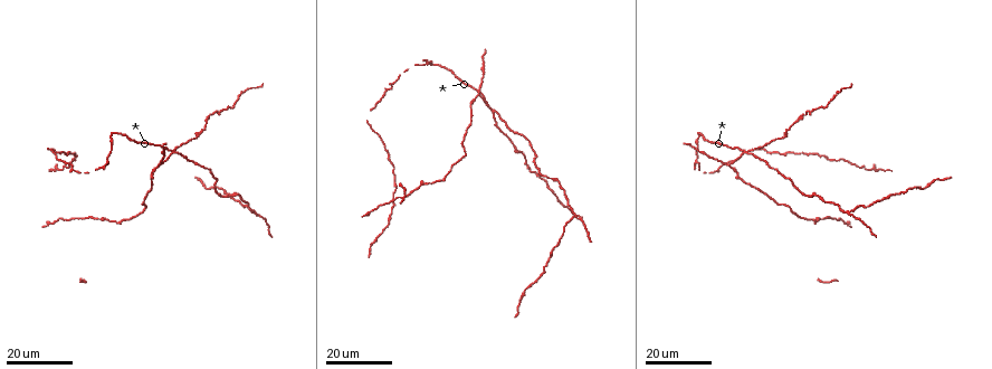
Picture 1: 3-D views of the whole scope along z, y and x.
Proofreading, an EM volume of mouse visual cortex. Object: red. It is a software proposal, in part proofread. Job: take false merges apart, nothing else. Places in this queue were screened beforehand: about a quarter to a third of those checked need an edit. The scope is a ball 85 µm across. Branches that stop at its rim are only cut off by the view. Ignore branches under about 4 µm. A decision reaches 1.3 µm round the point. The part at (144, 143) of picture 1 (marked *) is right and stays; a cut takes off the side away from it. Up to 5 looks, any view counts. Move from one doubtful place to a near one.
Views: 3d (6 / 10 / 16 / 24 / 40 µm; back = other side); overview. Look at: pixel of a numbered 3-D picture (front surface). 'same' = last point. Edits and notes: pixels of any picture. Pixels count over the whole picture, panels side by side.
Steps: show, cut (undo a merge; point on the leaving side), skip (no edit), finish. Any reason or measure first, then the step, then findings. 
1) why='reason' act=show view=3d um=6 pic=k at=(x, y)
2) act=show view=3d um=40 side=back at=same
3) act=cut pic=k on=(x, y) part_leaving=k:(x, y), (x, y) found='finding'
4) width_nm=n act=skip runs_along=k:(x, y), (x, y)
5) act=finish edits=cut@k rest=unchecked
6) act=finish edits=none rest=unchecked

why='thin arm on a thick one' act=show view=3d um=16 pic=1 at=(492, 109)

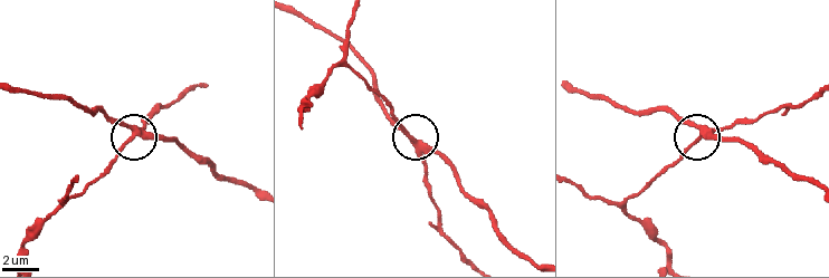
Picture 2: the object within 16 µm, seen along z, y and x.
why='closer look' act=show view=3d um=6 pic=2 at=(136, 132)

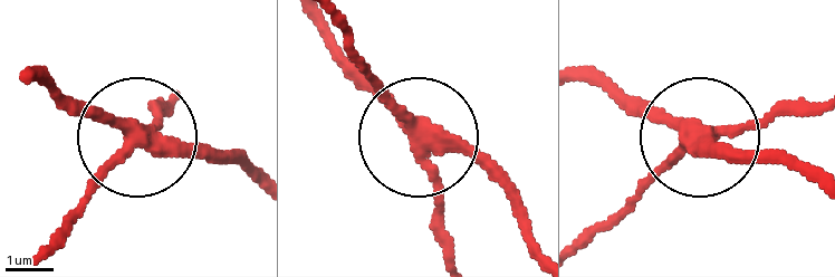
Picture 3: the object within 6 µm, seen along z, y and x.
width_nm=330 act=skip runs_along=3:(30, 82), (103, 110), (131, 141), (70, 209) found='one neuron here'

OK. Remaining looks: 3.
why='three-way junction' act=show view=3d um=24 pic=1 at=(728, 165)

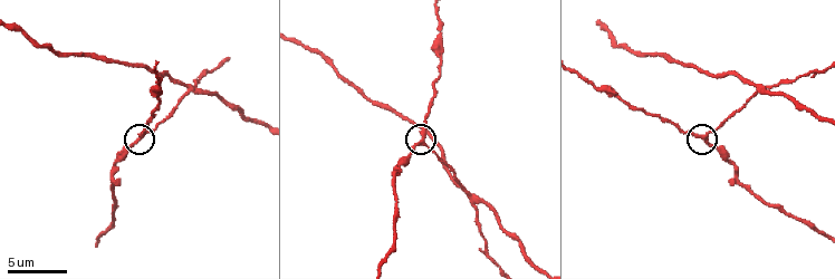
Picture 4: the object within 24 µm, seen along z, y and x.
why='closer look' act=show view=3d um=6 pic=4 at=(140, 137)

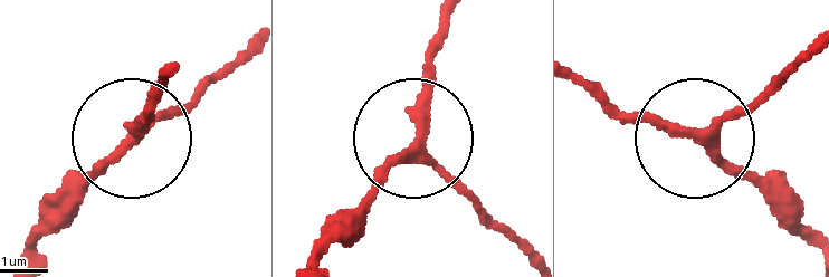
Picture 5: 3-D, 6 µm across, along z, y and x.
width_nm=210 act=skip found='continuous, no second neuron'

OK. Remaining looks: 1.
act=finish edits=none rest=unchecked

